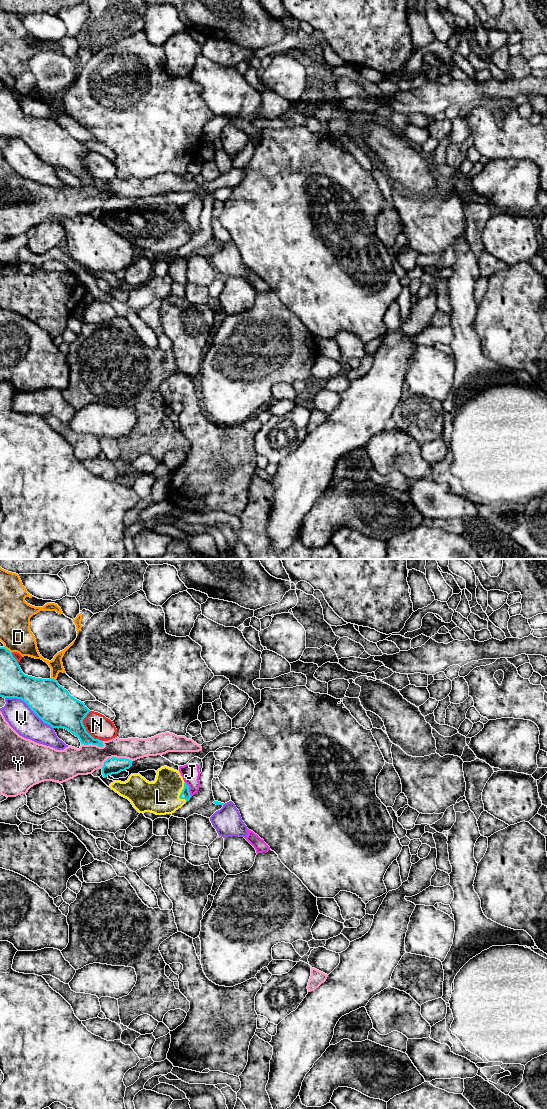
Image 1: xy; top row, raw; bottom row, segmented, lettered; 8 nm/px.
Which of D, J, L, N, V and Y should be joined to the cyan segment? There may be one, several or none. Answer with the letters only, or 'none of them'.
L

